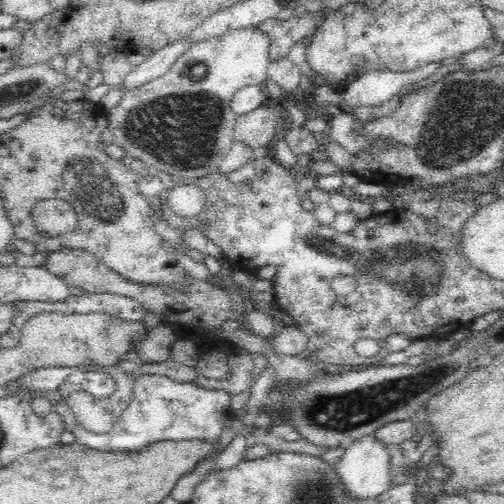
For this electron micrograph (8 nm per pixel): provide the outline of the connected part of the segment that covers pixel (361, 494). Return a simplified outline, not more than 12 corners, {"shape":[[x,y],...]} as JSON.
{"shape":[[351,442],[333,464],[344,488],[374,499],[393,486],[389,448]]}

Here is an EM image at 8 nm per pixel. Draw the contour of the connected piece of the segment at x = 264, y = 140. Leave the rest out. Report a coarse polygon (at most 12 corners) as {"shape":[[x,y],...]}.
{"shape":[[268,102],[237,118],[234,141],[271,147],[285,111]]}

